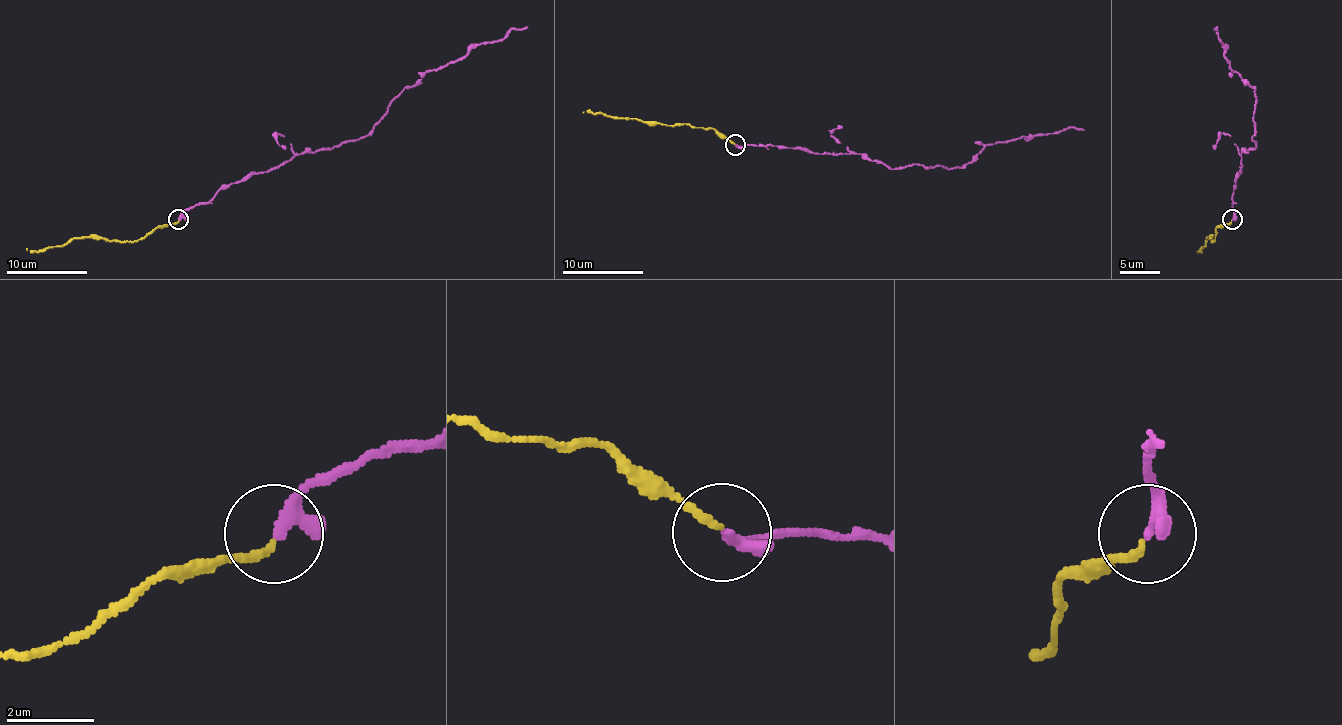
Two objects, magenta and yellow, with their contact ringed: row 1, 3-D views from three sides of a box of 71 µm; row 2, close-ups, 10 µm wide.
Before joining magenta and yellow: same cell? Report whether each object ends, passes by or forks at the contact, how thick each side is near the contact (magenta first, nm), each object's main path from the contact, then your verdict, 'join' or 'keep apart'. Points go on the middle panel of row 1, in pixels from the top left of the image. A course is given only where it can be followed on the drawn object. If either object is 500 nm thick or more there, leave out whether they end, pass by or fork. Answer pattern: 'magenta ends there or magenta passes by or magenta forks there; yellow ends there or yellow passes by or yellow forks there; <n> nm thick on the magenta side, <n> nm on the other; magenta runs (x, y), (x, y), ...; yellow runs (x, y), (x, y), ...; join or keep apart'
magenta passes by; yellow ends there; 240 nm thick on the magenta side, 170 nm on the other; magenta runs (734, 145), (857, 153), (891, 169), (918, 163), (960, 167), (986, 145), (1057, 133), (1069, 127), (1083, 129); yellow runs (734, 143), (712, 129), (583, 113); join

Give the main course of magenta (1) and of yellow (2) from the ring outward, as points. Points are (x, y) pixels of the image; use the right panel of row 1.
1: (1233, 220), (1241, 153), (1257, 145), (1251, 139), (1255, 133), (1255, 91), (1226, 60), (1216, 26)
2: (1231, 220), (1216, 230), (1212, 242), (1206, 238), (1206, 244), (1200, 250)

